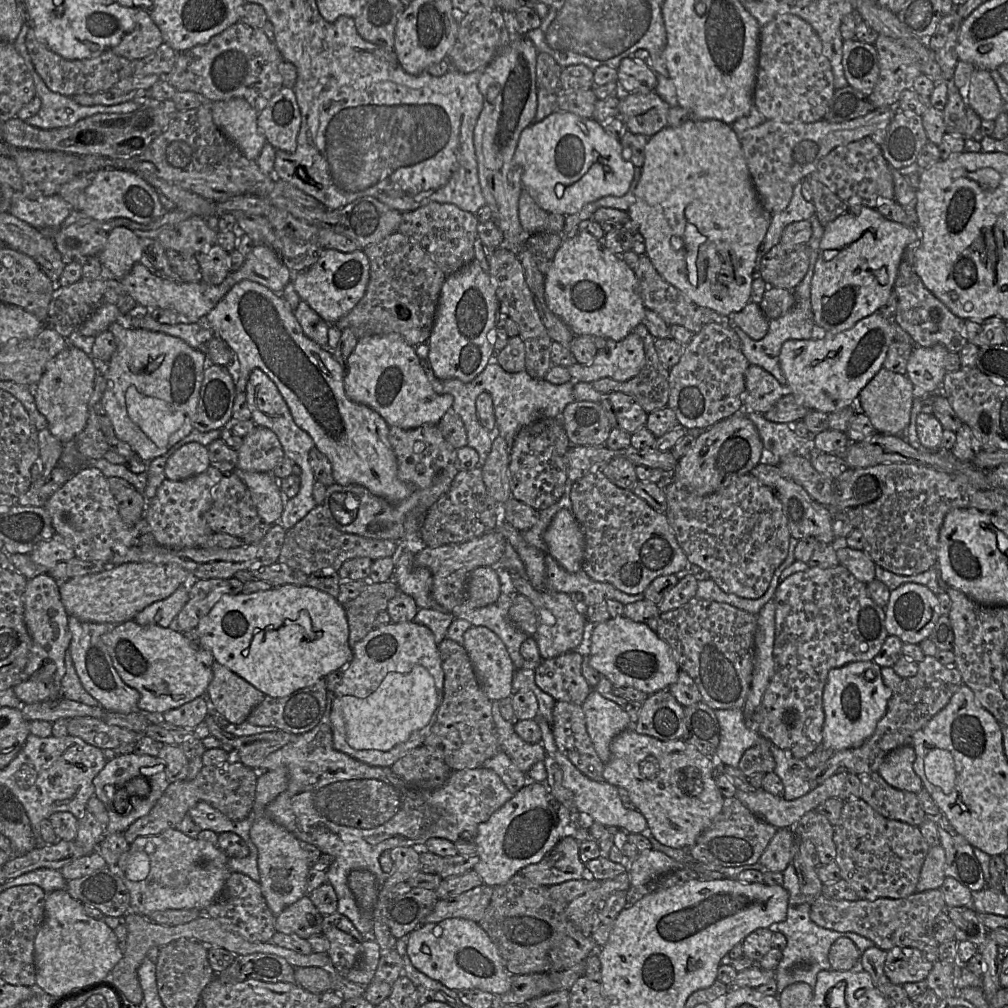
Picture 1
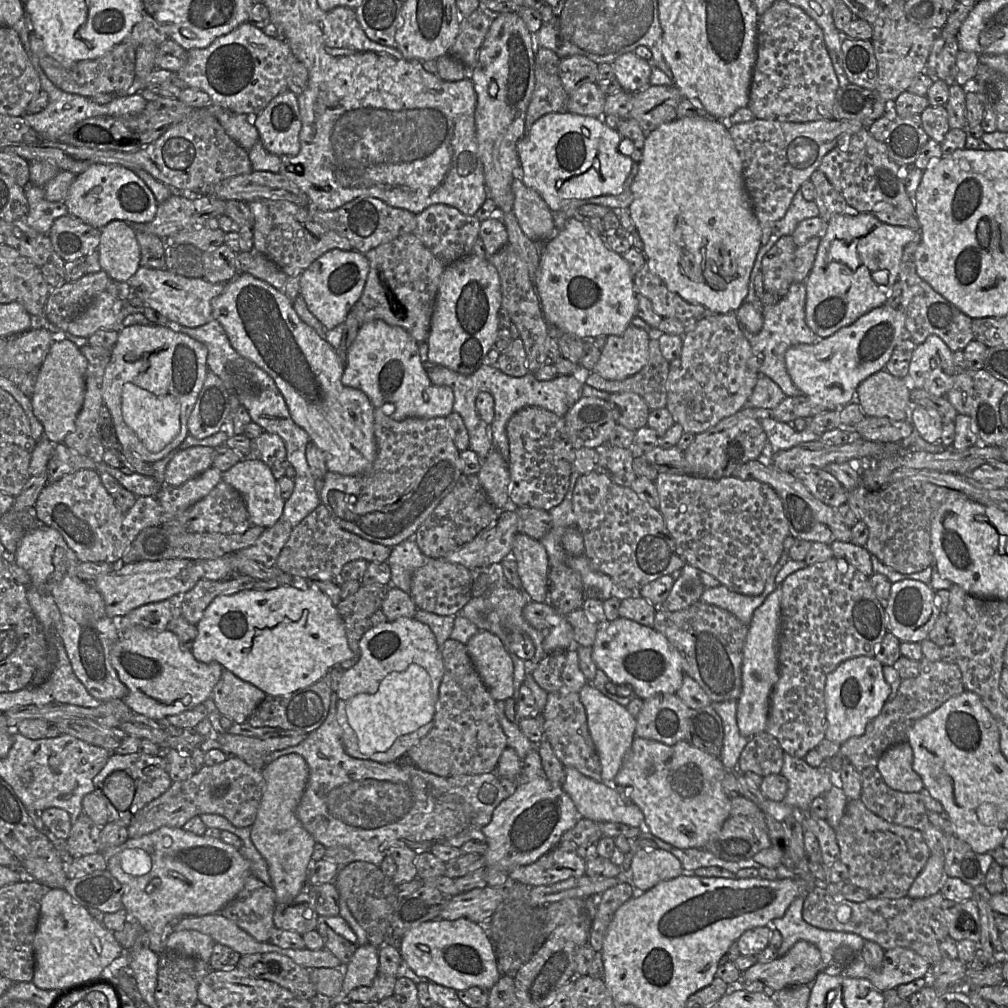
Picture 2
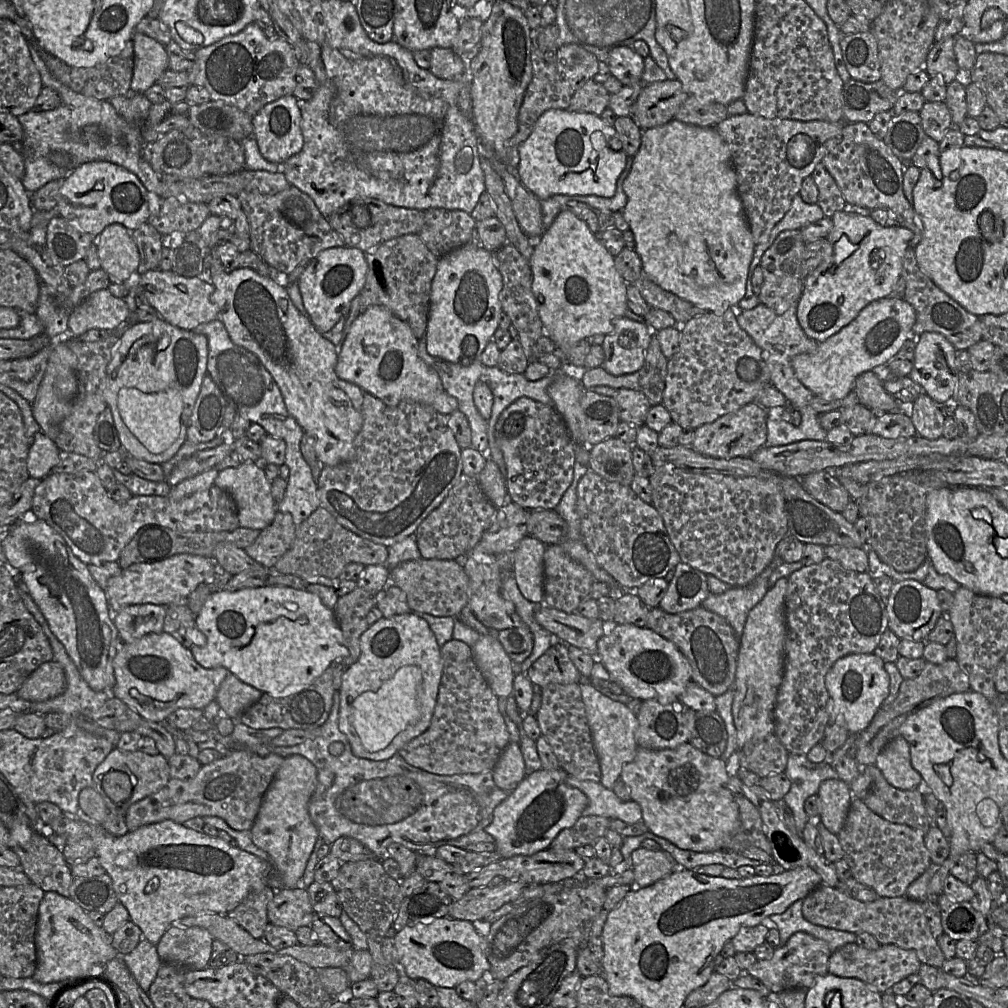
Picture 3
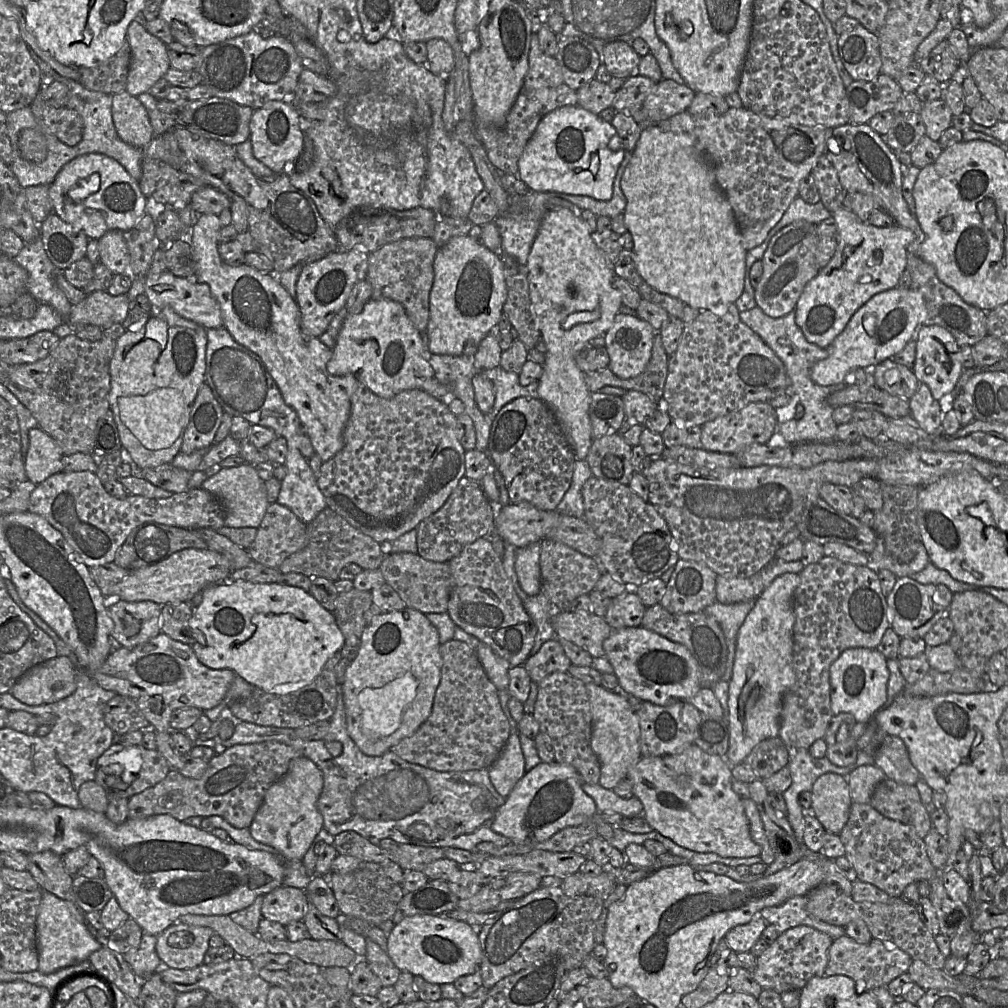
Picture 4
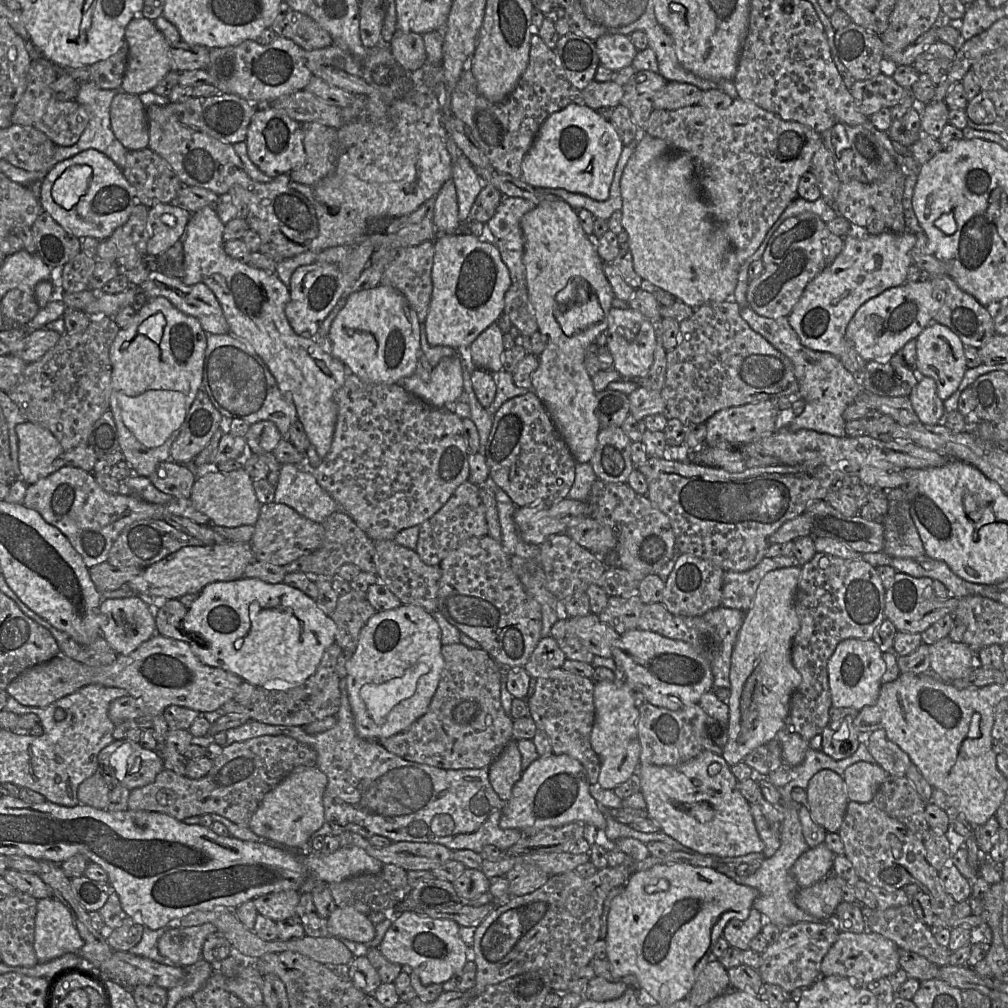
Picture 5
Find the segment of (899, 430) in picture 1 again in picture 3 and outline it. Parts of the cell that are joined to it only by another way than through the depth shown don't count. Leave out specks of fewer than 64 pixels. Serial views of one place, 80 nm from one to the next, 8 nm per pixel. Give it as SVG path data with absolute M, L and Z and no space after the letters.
M874 371L863 372L857 376L854 392L860 404L869 408L876 416L901 412L902 402L886 392L881 378Z

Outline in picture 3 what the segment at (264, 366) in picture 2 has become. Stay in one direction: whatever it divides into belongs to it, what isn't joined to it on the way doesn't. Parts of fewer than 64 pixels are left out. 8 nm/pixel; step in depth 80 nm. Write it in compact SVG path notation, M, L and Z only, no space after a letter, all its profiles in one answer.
M210 250L206 256L206 273L202 278L215 287L211 301L218 307L217 320L224 324L231 341L256 355L271 374L281 391L289 414L304 432L314 437L319 463L323 466L335 466L352 459L355 453L354 440L363 423L361 409L364 391L336 375L339 349L319 333L307 315L299 312L287 289L270 277L249 268L237 268L227 273Z

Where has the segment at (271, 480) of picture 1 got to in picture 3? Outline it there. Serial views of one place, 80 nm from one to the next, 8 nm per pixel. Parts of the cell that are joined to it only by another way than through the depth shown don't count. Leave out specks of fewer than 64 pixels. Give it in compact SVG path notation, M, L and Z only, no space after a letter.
M242 462L238 467L219 471L214 485L234 498L241 527L263 530L273 522L278 511L278 502L271 493L271 482L267 479L261 463Z

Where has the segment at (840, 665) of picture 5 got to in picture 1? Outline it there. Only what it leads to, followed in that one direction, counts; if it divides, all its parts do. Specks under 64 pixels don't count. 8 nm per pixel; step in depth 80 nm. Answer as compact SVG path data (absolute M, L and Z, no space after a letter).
M873 660L831 669L823 692L825 721L822 744L836 752L861 746L875 732L892 695L893 691L882 679L881 667Z

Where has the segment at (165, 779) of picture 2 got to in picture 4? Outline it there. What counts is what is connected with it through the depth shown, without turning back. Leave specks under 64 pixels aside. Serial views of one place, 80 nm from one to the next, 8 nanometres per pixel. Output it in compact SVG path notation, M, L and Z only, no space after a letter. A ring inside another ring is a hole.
M114 743L98 758L94 780L104 787L108 800L129 799L133 795L156 785L167 776L170 770L170 765L157 750L145 749L142 745ZM107 775L120 776L122 781L127 784L127 788L125 790L110 788L105 782Z

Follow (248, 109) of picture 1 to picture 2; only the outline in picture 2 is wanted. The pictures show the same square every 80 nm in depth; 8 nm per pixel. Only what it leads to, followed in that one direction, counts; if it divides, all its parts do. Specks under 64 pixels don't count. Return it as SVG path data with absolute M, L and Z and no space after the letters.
M224 111L218 116L218 121L227 135L240 147L249 150L259 141L259 132L253 124L253 117L245 114L235 114Z

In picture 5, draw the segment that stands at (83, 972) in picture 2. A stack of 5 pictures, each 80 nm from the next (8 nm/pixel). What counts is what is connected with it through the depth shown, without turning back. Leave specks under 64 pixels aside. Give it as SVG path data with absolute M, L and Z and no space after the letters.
M54 897L37 900L34 928L34 950L38 962L44 963L66 953L78 953L83 947L78 930L68 909Z

